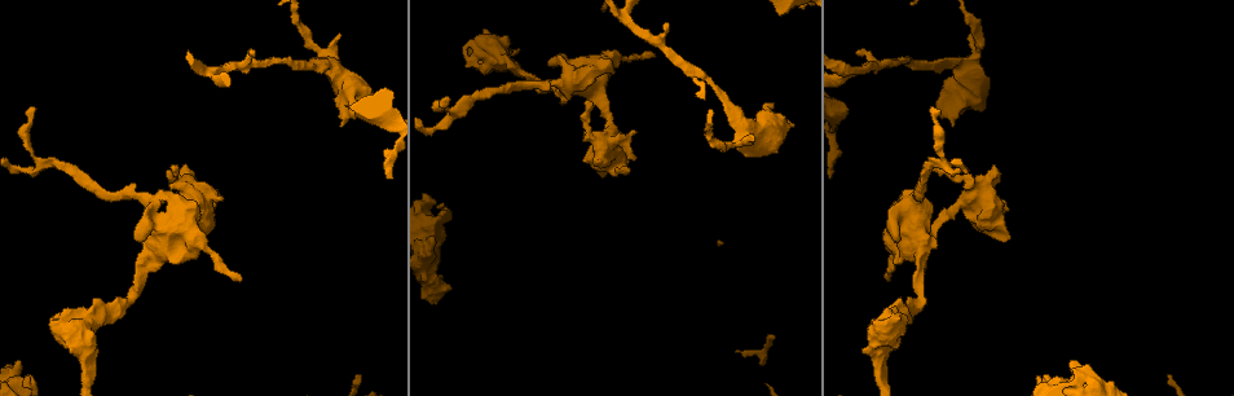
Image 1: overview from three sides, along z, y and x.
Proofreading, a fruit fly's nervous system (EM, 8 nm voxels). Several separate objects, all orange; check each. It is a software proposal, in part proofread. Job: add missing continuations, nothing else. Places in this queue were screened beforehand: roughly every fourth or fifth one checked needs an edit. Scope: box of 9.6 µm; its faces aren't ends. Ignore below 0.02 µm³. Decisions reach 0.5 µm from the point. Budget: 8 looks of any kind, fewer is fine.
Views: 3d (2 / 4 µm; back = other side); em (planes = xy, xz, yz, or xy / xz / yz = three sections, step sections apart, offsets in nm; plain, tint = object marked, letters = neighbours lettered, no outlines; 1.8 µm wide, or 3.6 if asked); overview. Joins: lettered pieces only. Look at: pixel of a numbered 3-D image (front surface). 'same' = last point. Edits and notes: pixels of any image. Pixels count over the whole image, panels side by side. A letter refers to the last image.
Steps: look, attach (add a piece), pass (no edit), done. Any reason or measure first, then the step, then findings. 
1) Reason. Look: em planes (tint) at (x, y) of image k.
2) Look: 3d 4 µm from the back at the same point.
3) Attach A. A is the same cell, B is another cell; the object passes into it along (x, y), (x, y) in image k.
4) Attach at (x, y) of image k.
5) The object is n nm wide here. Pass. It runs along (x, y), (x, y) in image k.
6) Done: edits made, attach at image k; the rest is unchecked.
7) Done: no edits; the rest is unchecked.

Branch stops here. Look: 3d 4 µm at (890, 280) of image 1.

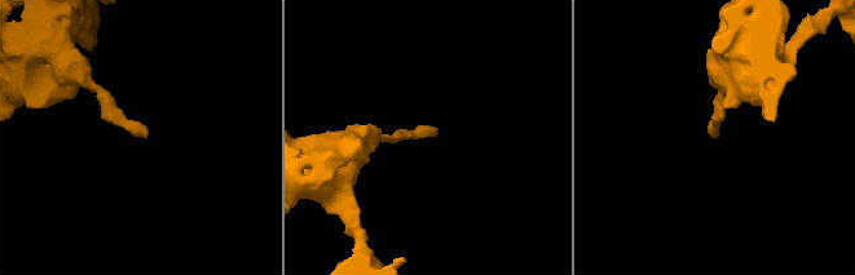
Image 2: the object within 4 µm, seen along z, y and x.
Now the EM. Look: em xz step 4 (letters) at (145, 136) of image 2.

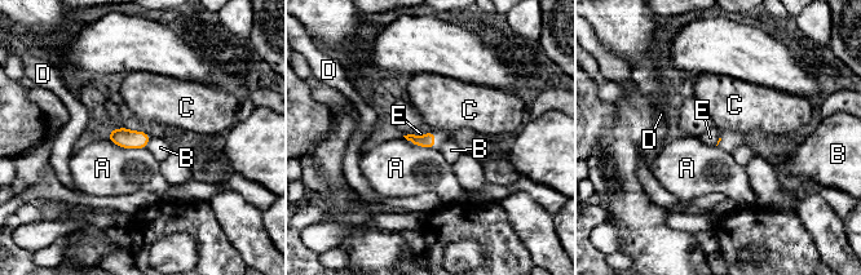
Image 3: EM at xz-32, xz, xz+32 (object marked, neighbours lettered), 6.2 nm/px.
Look: em planes (letters) at the same point.

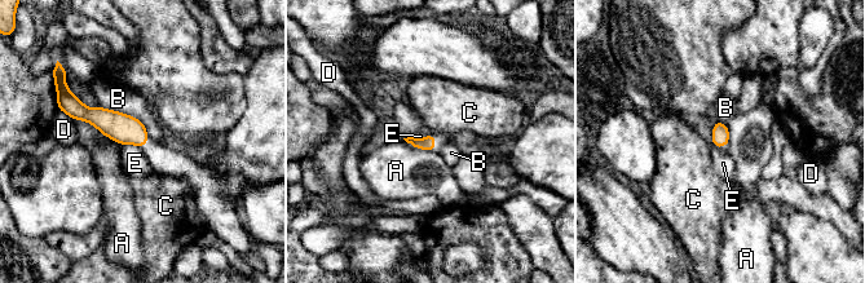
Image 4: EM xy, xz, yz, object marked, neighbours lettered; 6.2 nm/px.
Pass. A, B, C, D and E are other cells; it runs along (75, 102), (87, 114), (145, 137) in image 4; no lettered piece goes on from it.

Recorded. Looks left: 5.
Sudden change in width. Look: em 3.6 µm planes (tint) at (192, 198) of image 1.

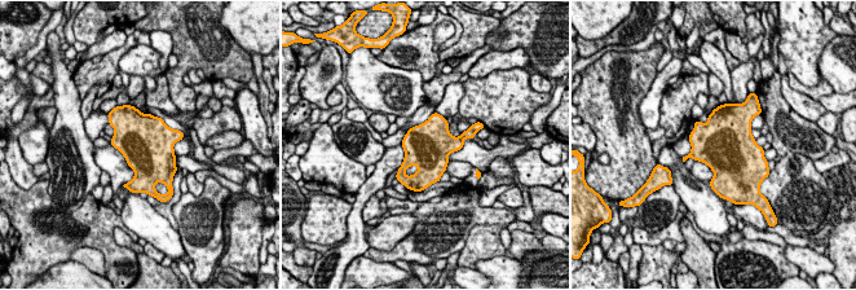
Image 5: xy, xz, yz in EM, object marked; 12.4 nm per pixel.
Look: em 3.6 µm planes (letters) at the same point.

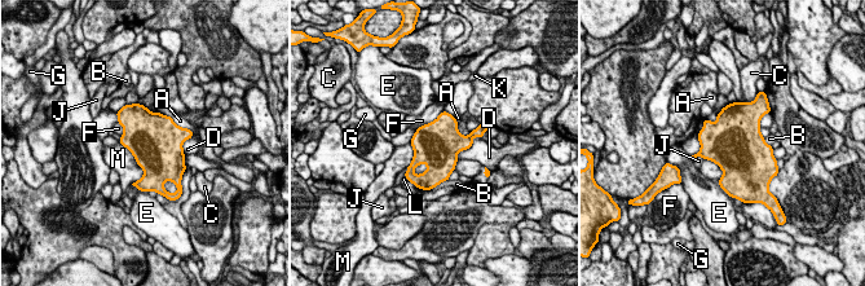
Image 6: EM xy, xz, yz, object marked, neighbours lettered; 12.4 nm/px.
Pass. A, B, C, D, E, F, G, J, K, L and M are other cells; a border runs along (119, 141), (142, 170), (132, 184) in image 6; none of them fits.

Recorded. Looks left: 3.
Look: em yz step 16 (tint) at (445, 97) of image 1.

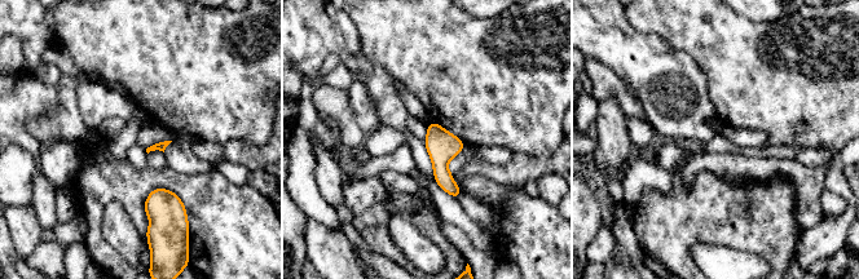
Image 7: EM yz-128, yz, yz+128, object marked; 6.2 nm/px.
Another direction. Look: em planes (letters) at the same point.

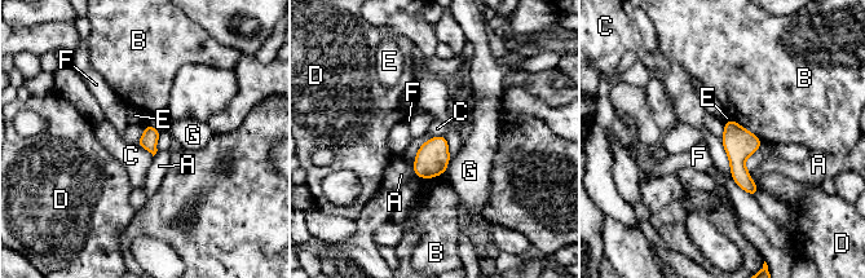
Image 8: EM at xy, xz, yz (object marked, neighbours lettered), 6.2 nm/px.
The object is 100 nm wide here. Pass. A, B, C, D, E, F and G are other cells; a border runs along (720, 138), (731, 177), (754, 197) in image 8; none of them fits.

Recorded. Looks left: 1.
Done: no edits; the rest is unchecked.

